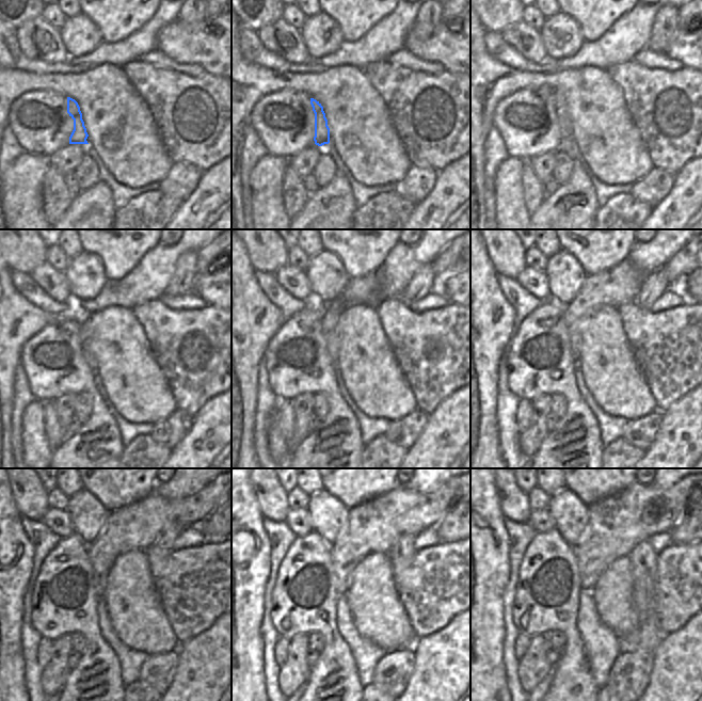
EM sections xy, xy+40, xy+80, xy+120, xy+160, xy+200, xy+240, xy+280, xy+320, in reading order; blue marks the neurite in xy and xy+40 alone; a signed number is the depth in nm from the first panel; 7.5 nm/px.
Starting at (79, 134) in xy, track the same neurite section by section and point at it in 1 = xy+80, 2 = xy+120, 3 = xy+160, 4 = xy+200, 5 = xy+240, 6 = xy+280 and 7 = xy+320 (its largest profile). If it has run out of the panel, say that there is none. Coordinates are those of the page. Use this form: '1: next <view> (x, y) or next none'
1: next xy+80 (564, 123)
2: next xy+120 (85, 328)
3: next xy+160 (365, 289)
4: next xy+200 (619, 285)
5: next xy+240 (137, 526)
6: next xy+280 (373, 526)
7: next xy+320 (617, 523)

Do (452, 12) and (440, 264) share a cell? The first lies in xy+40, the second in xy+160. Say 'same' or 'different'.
same

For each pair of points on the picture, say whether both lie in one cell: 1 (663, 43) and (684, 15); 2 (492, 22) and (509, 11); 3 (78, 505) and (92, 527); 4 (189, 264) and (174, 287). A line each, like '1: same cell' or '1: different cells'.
1: different cells
2: same cell
3: same cell
4: same cell

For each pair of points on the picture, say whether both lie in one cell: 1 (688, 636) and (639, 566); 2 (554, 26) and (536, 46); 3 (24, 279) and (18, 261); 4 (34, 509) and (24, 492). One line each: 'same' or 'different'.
1: different
2: different
3: different
4: same

